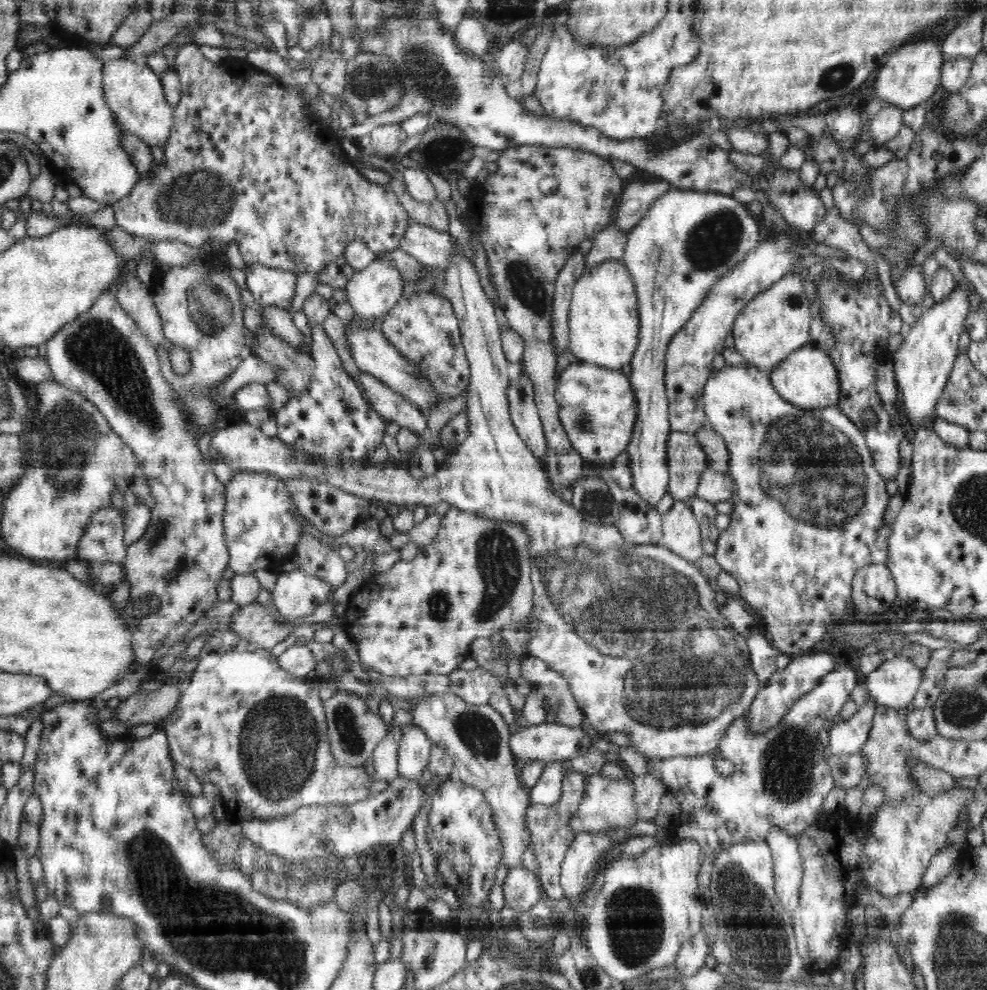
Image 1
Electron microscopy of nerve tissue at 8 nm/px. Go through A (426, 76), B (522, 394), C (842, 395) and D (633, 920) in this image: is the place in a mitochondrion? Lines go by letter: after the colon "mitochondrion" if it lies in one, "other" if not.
A: mitochondrion
B: mitochondrion
C: other
D: mitochondrion

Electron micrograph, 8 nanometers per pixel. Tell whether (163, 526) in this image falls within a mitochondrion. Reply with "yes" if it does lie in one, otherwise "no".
yes

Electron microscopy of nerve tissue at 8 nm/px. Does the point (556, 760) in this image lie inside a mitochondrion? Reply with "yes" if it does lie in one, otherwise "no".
no

